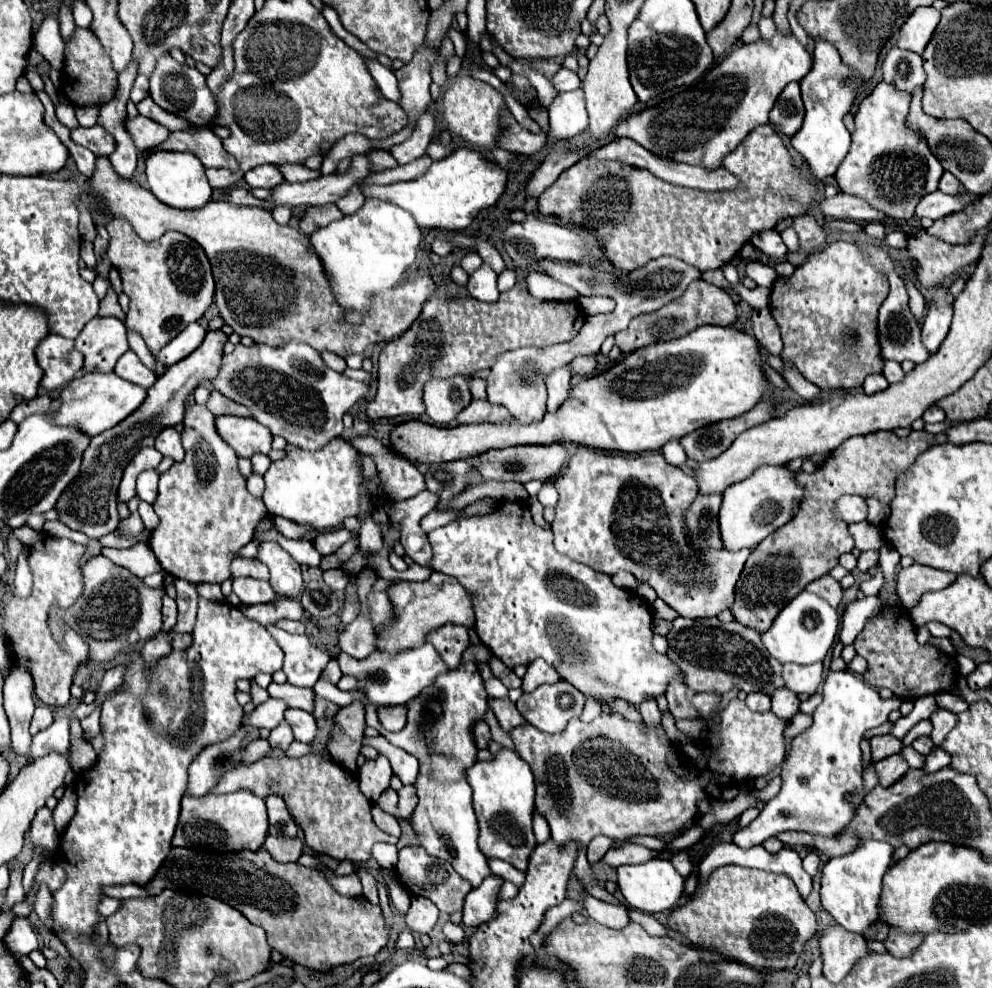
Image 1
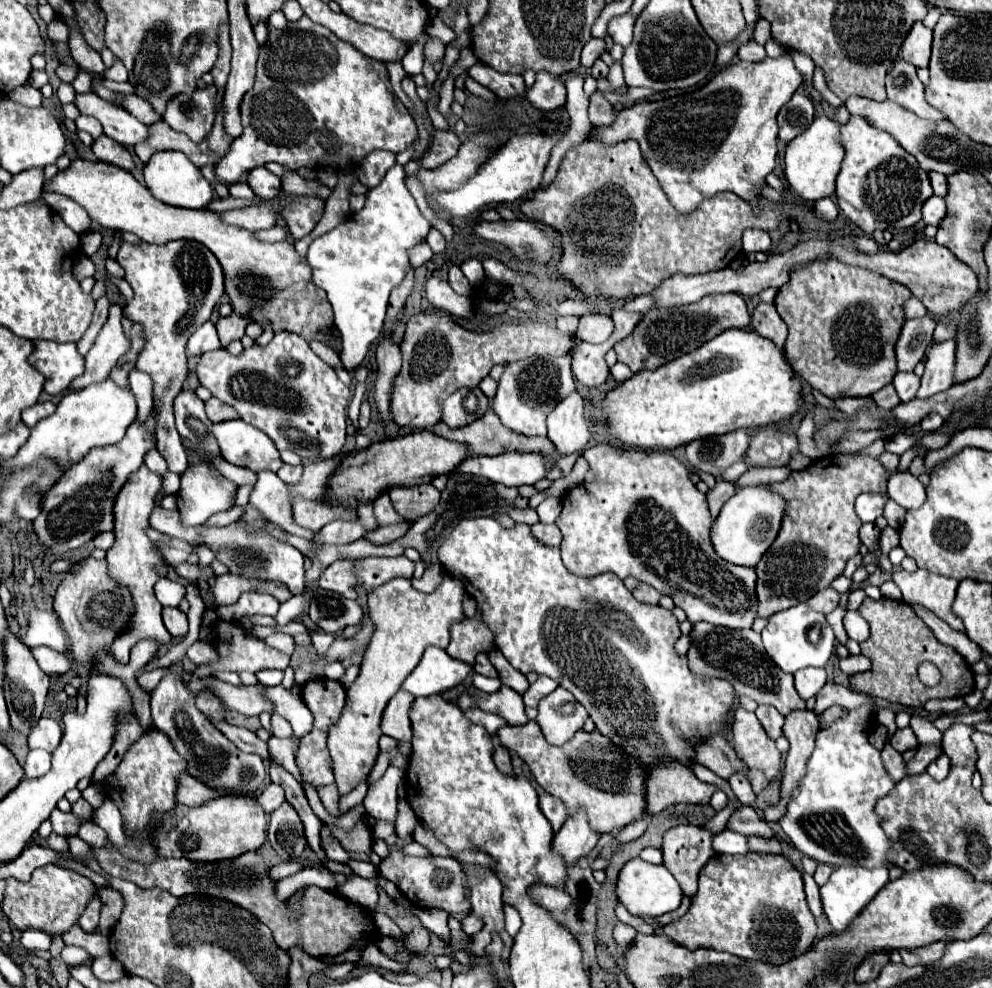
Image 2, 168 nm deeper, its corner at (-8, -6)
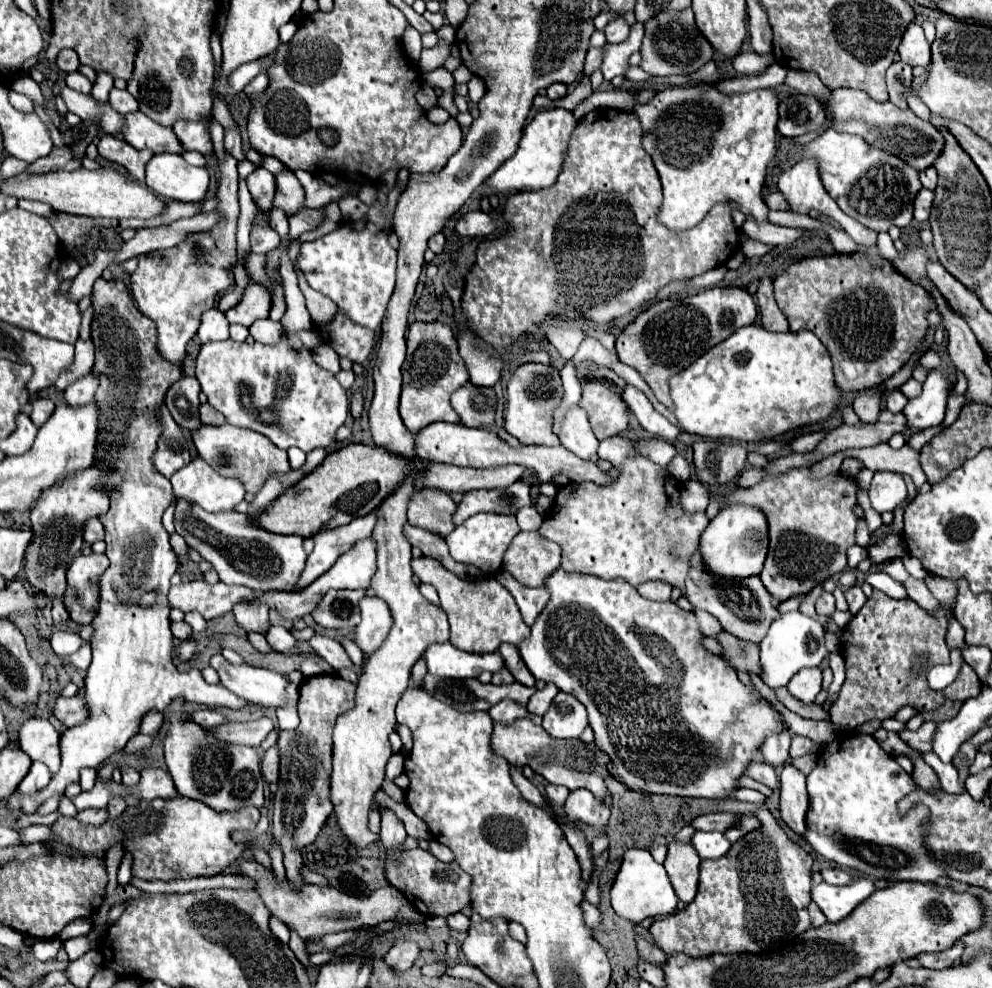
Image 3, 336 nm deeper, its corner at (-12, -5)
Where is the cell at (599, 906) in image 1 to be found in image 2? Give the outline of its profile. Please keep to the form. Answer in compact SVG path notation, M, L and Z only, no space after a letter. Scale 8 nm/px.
M622 921L616 923L616 927L614 927L614 939L616 939L616 943L618 943L622 949L626 949L628 943L632 943L634 937L636 937L636 929L634 929L634 927L630 927L630 925L622 923Z

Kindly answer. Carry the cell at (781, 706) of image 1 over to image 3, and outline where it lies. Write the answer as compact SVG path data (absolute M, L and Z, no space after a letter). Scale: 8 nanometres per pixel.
M792 764L780 774L780 814L790 830L798 836L804 836L806 830L806 812L808 812L808 792L806 776L796 770Z

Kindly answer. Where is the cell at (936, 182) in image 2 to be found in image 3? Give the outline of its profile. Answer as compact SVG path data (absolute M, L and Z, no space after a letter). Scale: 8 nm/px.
M930 166L930 168L926 168L926 170L922 170L920 174L918 174L918 178L920 178L920 182L922 182L922 186L924 188L928 188L928 190L934 190L936 188L936 182L938 182L938 174L936 174L936 170Z

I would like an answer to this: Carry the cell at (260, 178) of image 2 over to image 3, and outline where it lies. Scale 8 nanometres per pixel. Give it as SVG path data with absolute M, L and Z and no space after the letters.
M256 168L248 178L248 190L252 194L252 200L256 202L256 206L262 210L262 212L268 212L272 208L272 198L274 198L274 190L276 190L276 184L274 184L274 174L270 174L268 170L264 168Z

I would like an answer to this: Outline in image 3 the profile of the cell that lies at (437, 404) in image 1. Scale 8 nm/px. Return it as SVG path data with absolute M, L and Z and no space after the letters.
M466 384L452 394L452 408L462 418L464 426L488 428L496 416L496 392L494 388L480 388Z

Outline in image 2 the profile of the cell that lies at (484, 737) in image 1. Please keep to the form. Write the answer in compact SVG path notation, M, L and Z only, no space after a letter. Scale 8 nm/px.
M502 745L494 747L494 763L502 773L512 775L512 763L510 763L510 755L508 755L506 747L502 747Z

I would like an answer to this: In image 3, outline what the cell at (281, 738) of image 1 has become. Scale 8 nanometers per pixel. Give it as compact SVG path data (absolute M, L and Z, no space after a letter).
M272 746L270 750L264 752L260 770L262 770L262 776L266 778L268 784L278 780L278 746Z

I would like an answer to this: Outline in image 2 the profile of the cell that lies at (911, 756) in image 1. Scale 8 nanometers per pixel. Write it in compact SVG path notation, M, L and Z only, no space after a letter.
M940 755L938 759L934 759L930 765L928 765L928 775L932 777L932 779L936 779L936 781L942 781L946 775L948 775L948 771L950 771L950 759L946 757L946 755Z

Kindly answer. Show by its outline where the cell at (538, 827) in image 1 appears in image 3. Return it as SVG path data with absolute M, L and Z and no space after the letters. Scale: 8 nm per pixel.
M546 784L546 798L548 802L556 808L556 810L562 810L564 806L564 800L568 798L570 790L566 790L564 786L554 786L554 784Z

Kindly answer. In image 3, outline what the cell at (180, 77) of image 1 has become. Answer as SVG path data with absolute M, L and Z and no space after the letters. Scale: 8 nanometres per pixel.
M206 118L196 120L196 122L178 120L172 126L172 130L178 136L178 140L182 142L182 148L184 150L196 150L196 152L204 154L207 161L207 168L218 169L218 159L212 150L210 134L206 130Z

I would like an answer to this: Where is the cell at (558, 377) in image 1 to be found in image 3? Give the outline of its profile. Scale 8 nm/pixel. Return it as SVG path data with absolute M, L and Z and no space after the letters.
M570 406L570 410L566 412L558 438L560 438L564 448L574 452L582 460L590 460L596 454L598 440L590 432L586 412L578 406Z

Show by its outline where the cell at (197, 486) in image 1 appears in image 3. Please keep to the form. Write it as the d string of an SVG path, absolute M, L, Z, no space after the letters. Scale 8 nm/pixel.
M182 376L166 392L166 406L178 426L200 426L198 420L200 384L194 376Z

